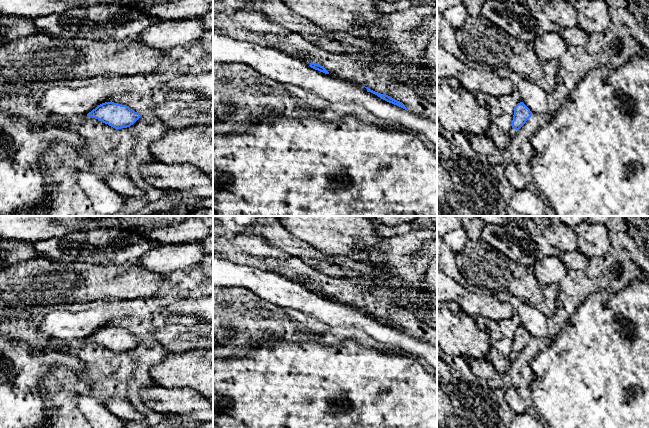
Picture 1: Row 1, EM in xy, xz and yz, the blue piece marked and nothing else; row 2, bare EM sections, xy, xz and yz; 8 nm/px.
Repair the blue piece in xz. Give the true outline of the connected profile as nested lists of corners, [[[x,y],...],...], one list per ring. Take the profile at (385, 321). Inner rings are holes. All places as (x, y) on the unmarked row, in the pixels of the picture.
[[[365,311],[365,312],[367,313],[368,316],[371,316],[371,317],[377,319],[381,323],[407,334],[407,332],[405,331],[405,329],[402,326],[397,325],[397,324],[391,322],[390,320],[388,320],[386,318],[381,318],[381,317],[375,316],[375,315],[371,314],[370,312],[368,312],[368,311]]]

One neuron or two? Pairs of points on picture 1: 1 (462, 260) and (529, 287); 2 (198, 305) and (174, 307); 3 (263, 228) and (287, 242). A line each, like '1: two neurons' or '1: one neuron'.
1: one neuron
2: one neuron
3: one neuron

